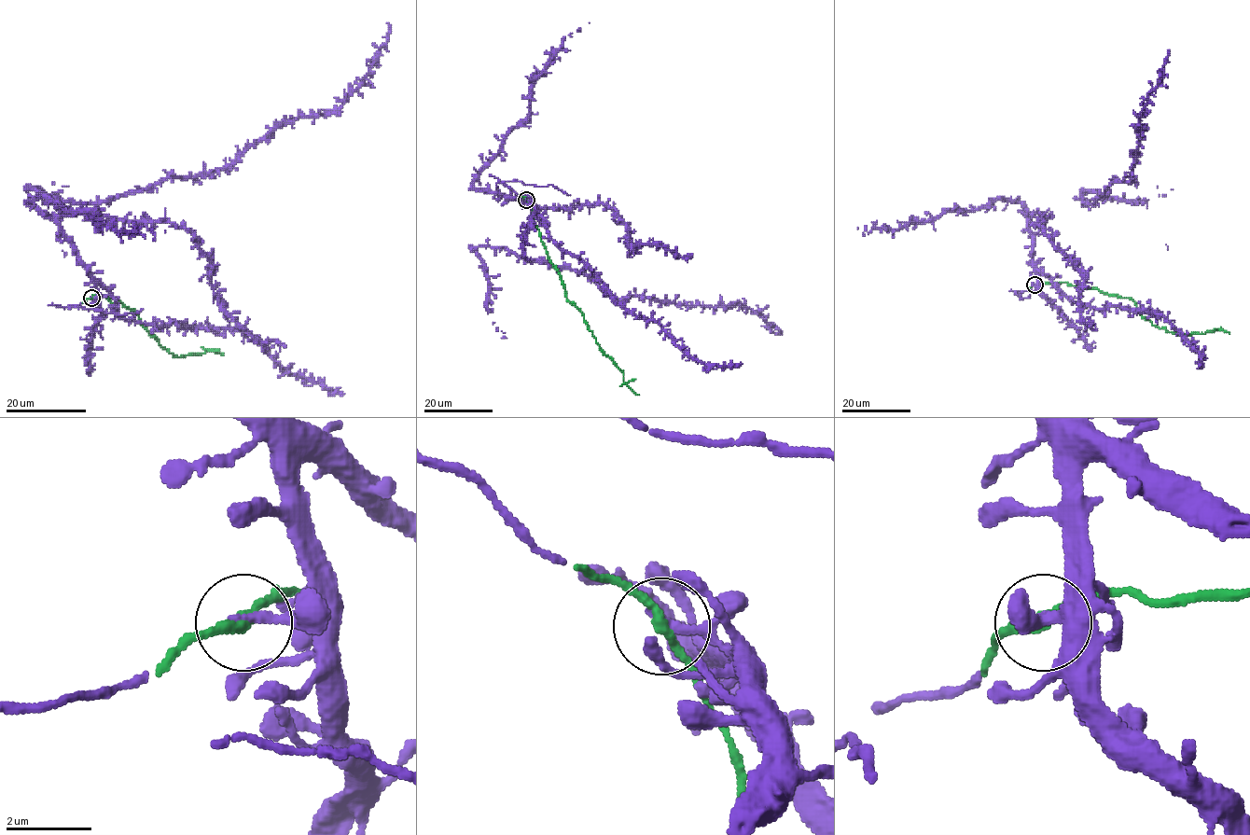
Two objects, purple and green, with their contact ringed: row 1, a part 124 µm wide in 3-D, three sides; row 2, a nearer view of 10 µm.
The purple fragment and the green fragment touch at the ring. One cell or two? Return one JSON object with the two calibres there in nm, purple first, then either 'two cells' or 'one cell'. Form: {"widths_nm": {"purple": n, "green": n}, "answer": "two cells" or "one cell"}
{"widths_nm": {"purple": 220, "green": 240}, "answer": "one cell"}

